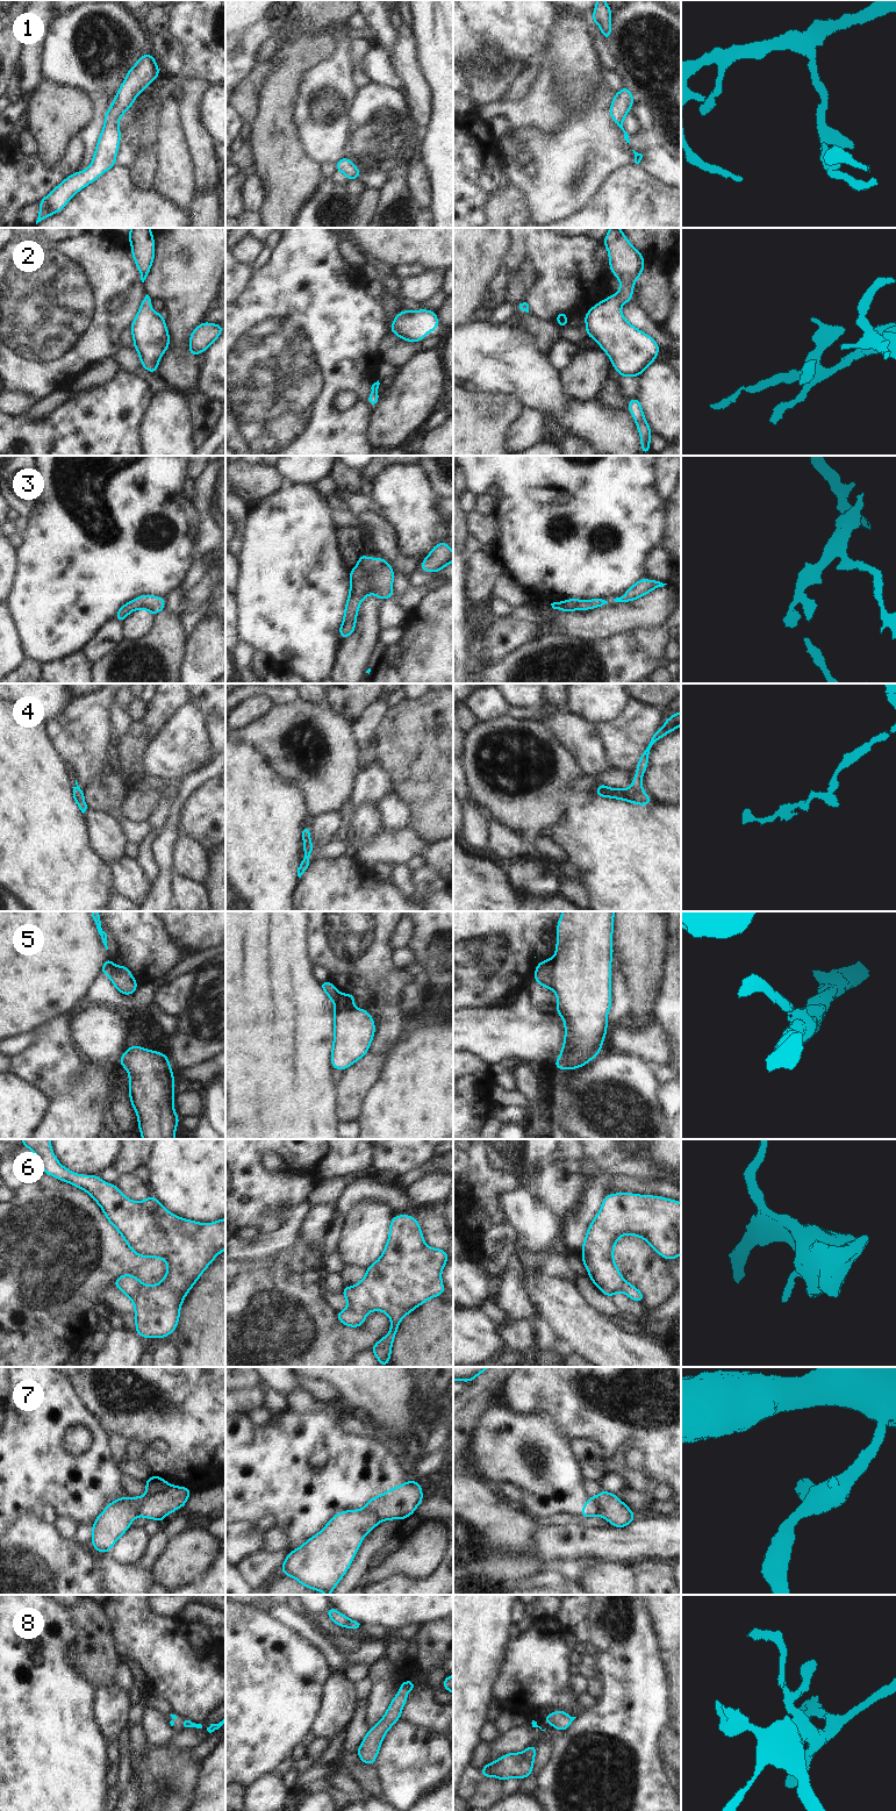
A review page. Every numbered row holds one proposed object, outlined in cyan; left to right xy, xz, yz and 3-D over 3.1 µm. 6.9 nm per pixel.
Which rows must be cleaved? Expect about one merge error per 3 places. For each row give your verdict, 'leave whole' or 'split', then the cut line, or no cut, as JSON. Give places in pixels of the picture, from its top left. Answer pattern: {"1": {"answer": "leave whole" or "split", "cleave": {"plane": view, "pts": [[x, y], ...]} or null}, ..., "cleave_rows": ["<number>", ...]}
{"1": {"answer": "leave whole", "cleave": null}, "2": {"answer": "leave whole", "cleave": null}, "3": {"answer": "leave whole", "cleave": null}, "4": {"answer": "leave whole", "cleave": null}, "5": {"answer": "split", "cleave": {"plane": "xy", "pts": [[113, 964], [109, 976]]}}, "6": {"answer": "leave whole", "cleave": null}, "7": {"answer": "split", "cleave": {"plane": "xy", "pts": [[169, 1484], [160, 1491], [144, 1496], [140, 1501], [137, 1515]]}}, "8": {"answer": "leave whole", "cleave": null}, "cleave_rows": ["5", "7"]}

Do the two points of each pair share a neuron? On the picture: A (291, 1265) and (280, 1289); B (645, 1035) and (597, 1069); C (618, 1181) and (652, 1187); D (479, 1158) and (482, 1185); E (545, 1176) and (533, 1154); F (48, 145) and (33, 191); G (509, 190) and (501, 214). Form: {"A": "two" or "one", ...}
{"A": "one", "B": "two", "C": "one", "D": "one", "E": "two", "F": "two", "G": "one"}

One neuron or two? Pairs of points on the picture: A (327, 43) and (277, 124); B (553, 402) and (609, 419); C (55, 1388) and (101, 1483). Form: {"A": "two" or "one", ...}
{"A": "one", "B": "one", "C": "one"}

